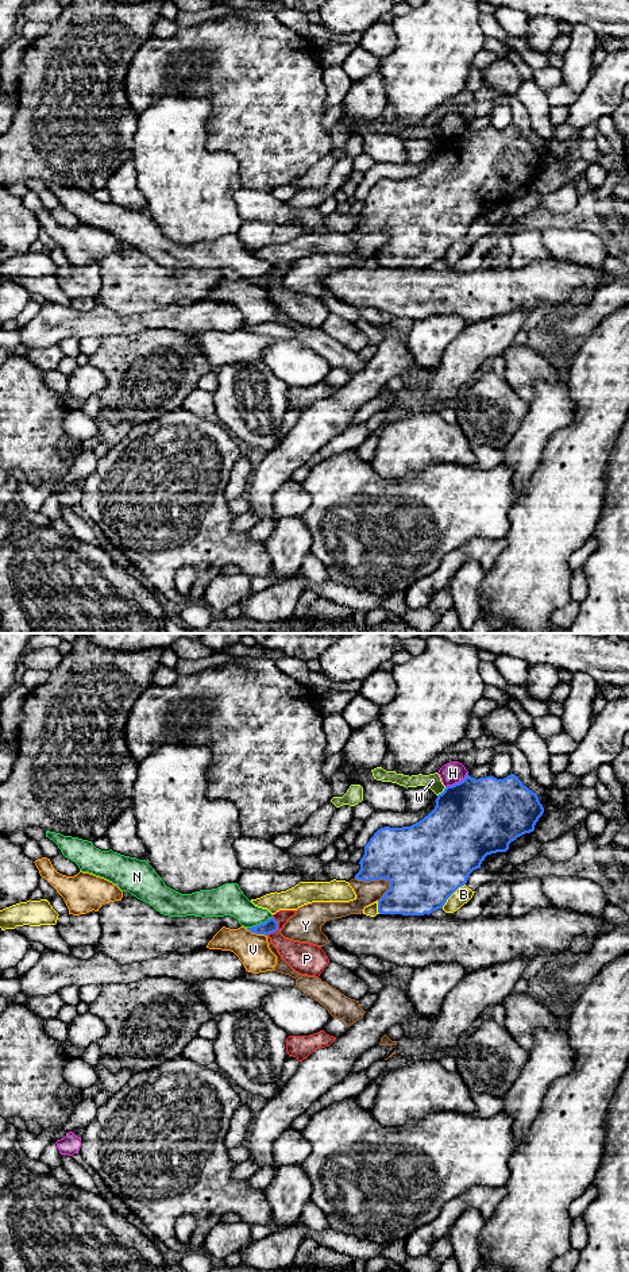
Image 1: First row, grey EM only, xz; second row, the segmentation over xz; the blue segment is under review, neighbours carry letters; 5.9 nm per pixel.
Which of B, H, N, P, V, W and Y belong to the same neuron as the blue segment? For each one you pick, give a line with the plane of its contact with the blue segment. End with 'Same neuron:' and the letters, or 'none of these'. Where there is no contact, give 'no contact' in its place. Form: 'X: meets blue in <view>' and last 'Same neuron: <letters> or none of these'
Same neuron: none of these

